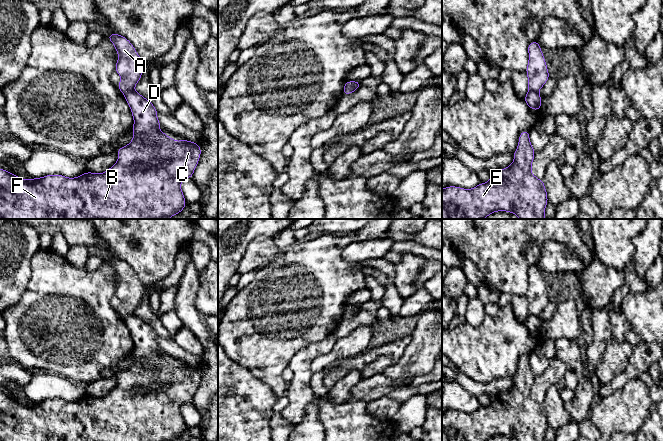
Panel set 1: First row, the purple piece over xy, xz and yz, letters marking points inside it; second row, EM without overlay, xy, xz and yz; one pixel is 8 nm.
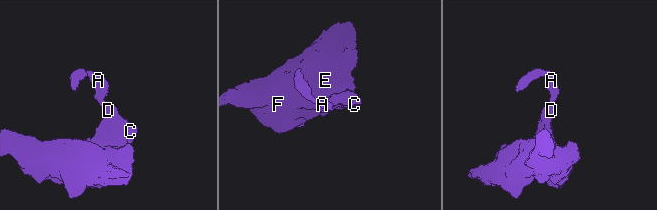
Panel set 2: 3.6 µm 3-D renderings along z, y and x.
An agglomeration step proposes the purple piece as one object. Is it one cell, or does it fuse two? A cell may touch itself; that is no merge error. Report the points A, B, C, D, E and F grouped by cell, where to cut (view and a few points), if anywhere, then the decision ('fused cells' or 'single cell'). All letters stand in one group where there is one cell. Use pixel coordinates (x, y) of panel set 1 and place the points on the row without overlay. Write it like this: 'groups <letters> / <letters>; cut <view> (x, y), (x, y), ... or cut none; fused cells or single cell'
groups A / B C D E F; cut xy (133, 313), (124, 318); fused cells

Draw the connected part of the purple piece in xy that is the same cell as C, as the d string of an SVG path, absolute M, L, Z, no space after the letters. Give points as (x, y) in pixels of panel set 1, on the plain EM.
M131 314L124 318L125 324L130 330L131 337L134 343L133 364L126 370L120 371L118 376L118 385L104 397L85 396L84 398L68 402L60 398L46 399L41 402L23 403L18 400L0 393L0 441L172 441L180 437L186 430L186 425L181 414L181 406L186 402L192 402L195 392L199 386L201 379L201 371L191 365L185 363L176 365L164 358L159 351L161 350L154 329L144 322L135 314Z

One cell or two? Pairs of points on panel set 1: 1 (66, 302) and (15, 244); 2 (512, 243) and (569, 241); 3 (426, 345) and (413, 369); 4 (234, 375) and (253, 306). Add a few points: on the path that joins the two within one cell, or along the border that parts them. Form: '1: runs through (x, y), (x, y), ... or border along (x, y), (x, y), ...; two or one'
1: border along (40, 248), (31, 260), (31, 277), (26, 285); two
2: runs through (526, 233), (555, 233); one
3: runs through (422, 351), (415, 363); one
4: border along (228, 356), (246, 367), (257, 377); two

